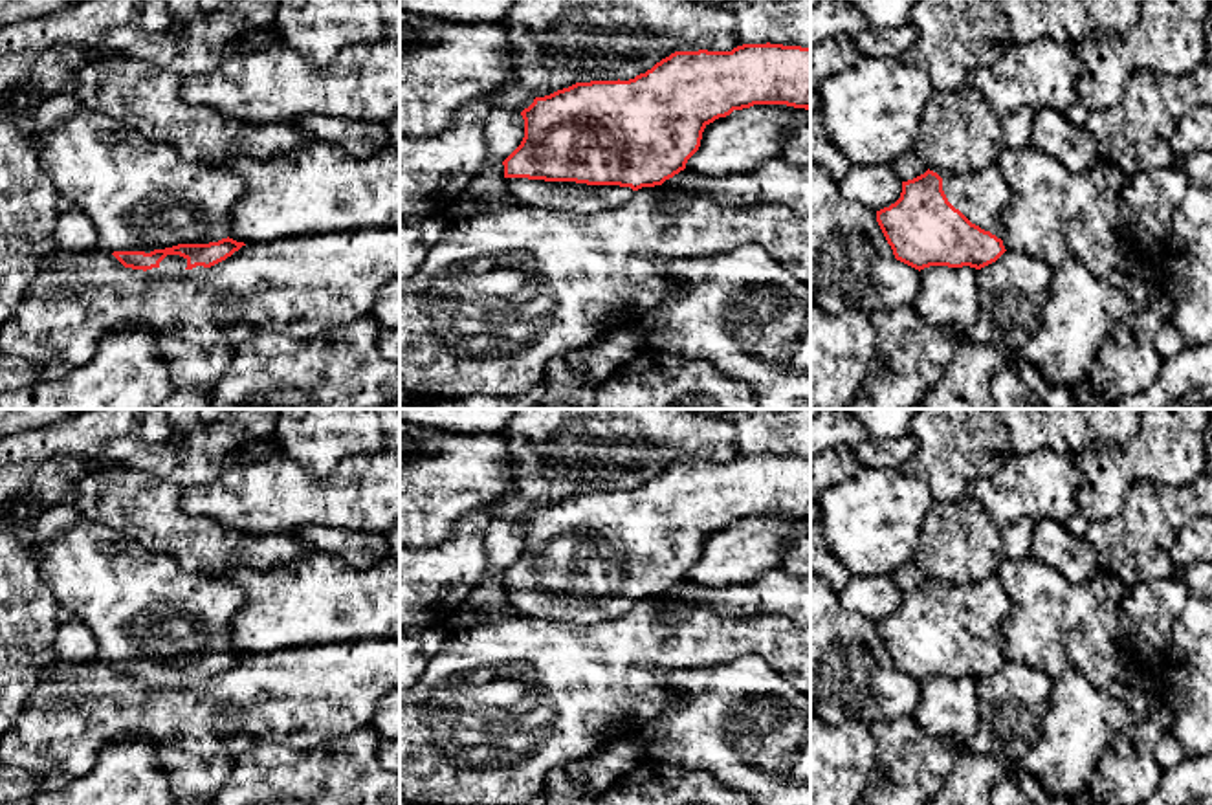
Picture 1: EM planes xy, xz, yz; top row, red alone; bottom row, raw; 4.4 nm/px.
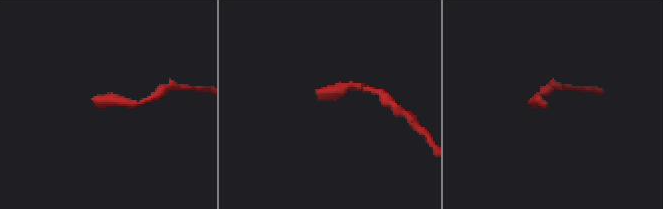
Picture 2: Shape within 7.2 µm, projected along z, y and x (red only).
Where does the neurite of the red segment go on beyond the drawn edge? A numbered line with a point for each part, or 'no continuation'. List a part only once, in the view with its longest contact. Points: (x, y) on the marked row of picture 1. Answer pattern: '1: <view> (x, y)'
1: xz (563, 197)

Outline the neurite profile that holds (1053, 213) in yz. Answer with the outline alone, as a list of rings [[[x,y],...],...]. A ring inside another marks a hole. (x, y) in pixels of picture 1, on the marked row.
[[[1032,145],[1005,149],[996,163],[1008,183],[1010,202],[1003,209],[1003,246],[1043,260],[1052,271],[1069,257],[1080,257],[1095,277],[1117,271],[1122,246],[1137,235],[1120,193],[1102,189],[1091,174],[1071,172],[1056,158]]]

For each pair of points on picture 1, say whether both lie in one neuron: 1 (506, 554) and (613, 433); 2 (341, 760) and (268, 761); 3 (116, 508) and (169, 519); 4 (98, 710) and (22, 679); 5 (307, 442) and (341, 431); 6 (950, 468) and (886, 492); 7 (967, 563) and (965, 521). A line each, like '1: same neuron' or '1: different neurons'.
1: same neuron
2: same neuron
3: same neuron
4: different neurons
5: same neuron
6: different neurons
7: same neuron

